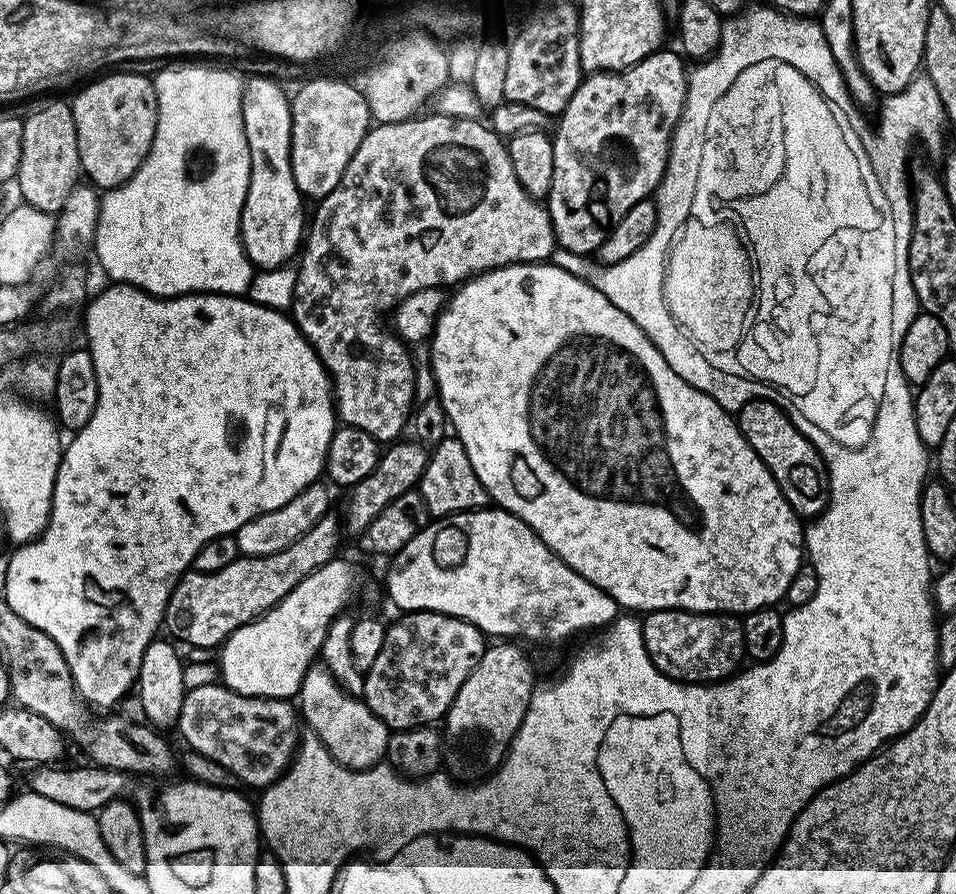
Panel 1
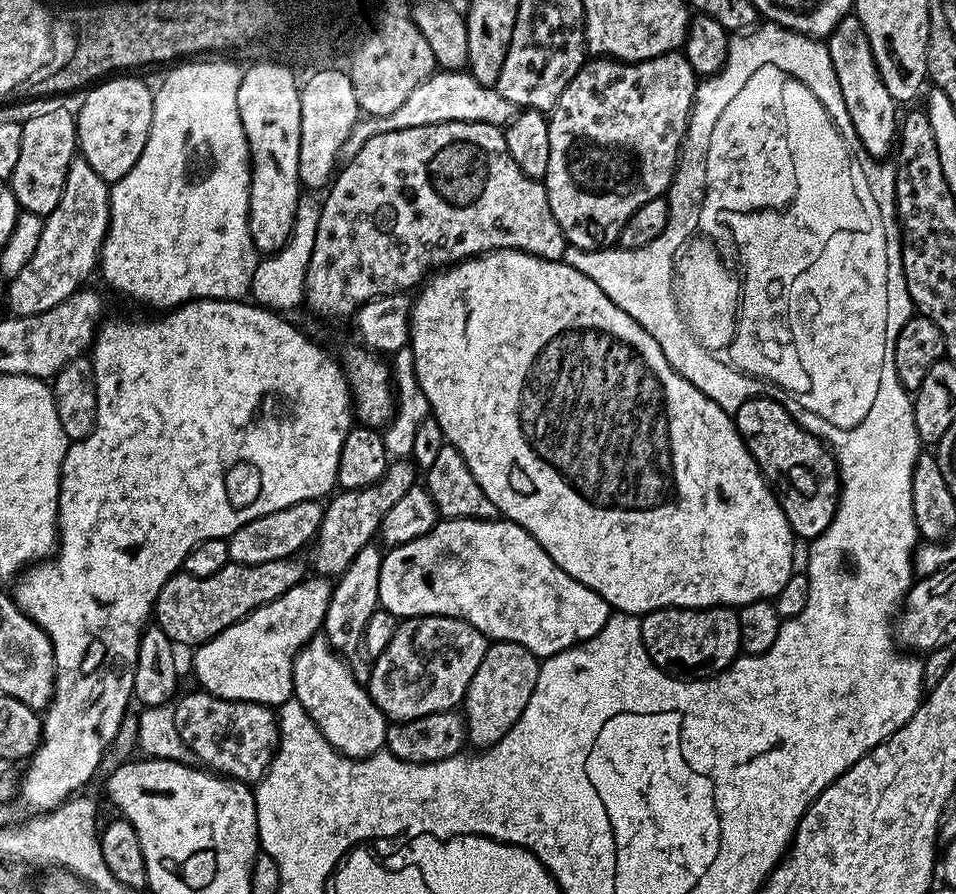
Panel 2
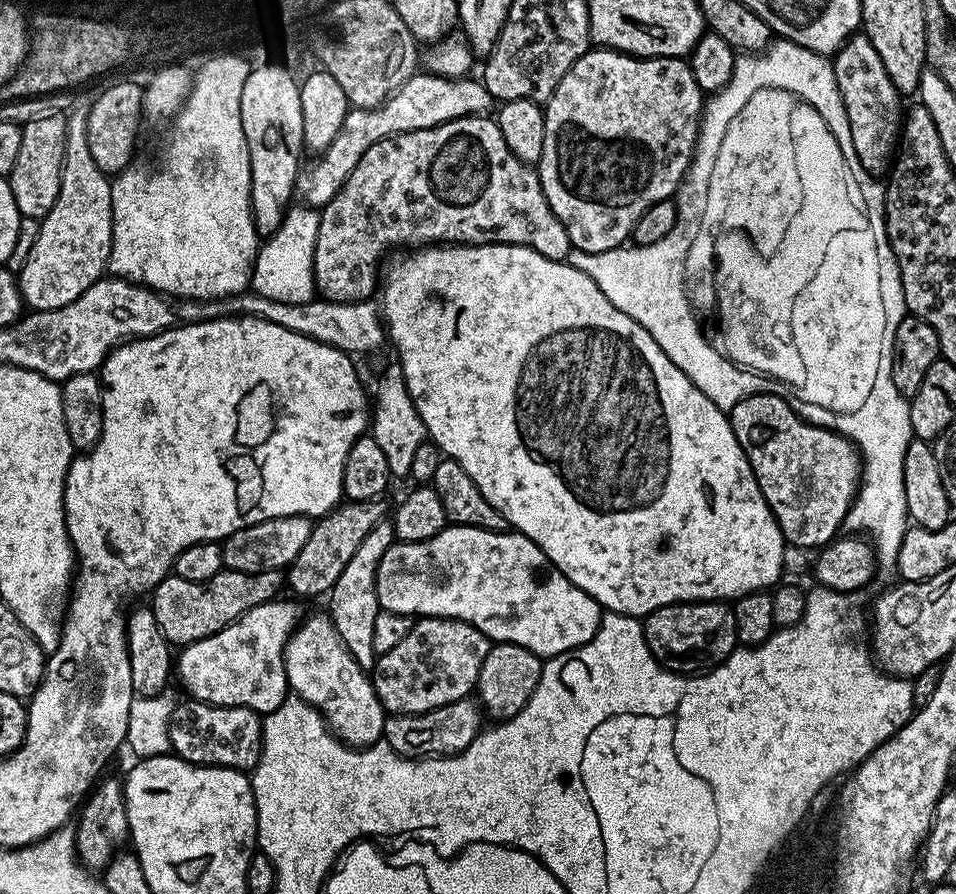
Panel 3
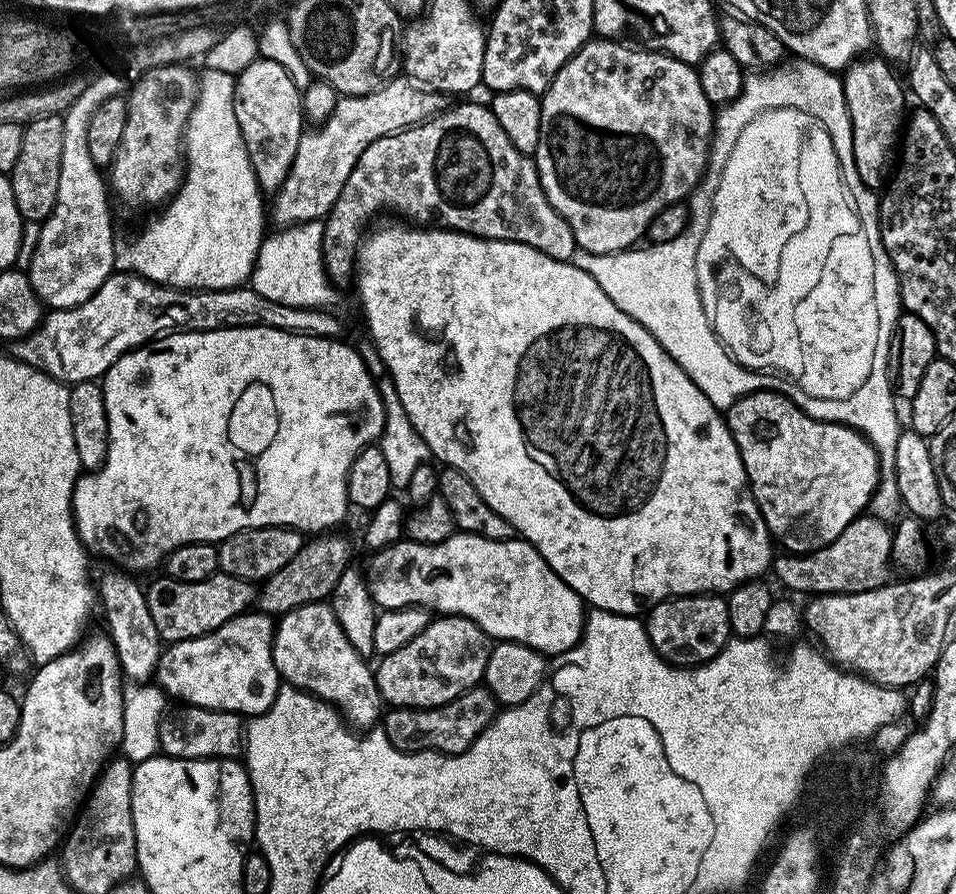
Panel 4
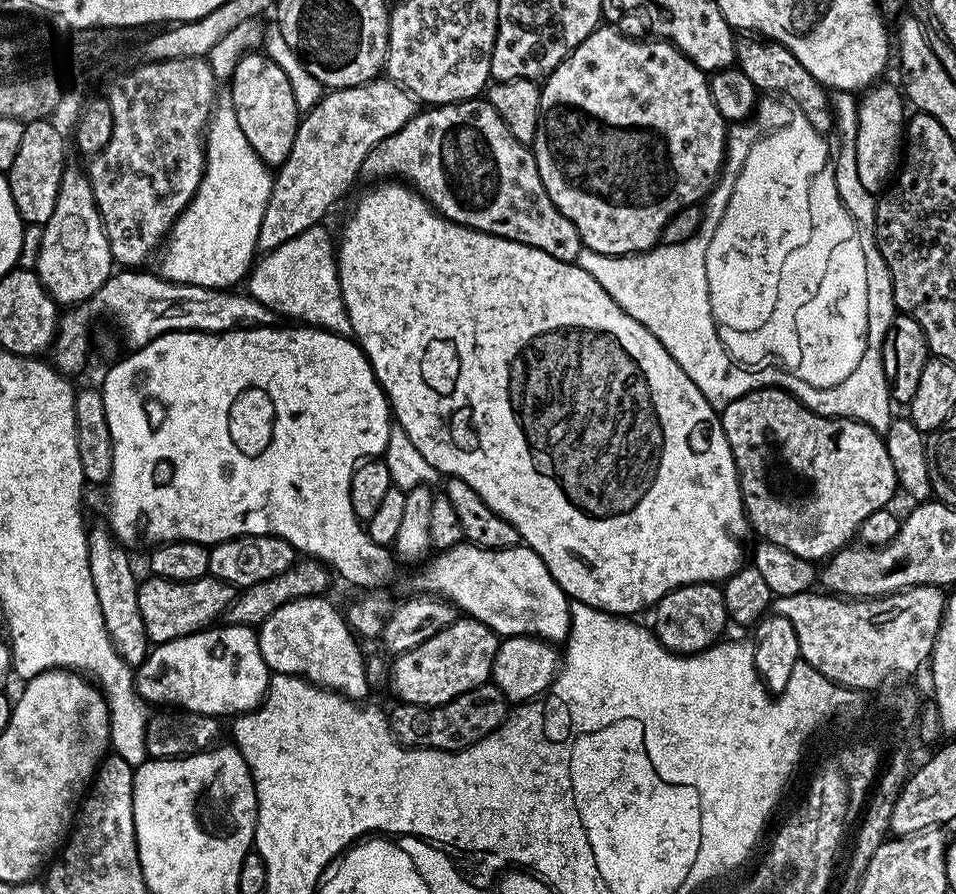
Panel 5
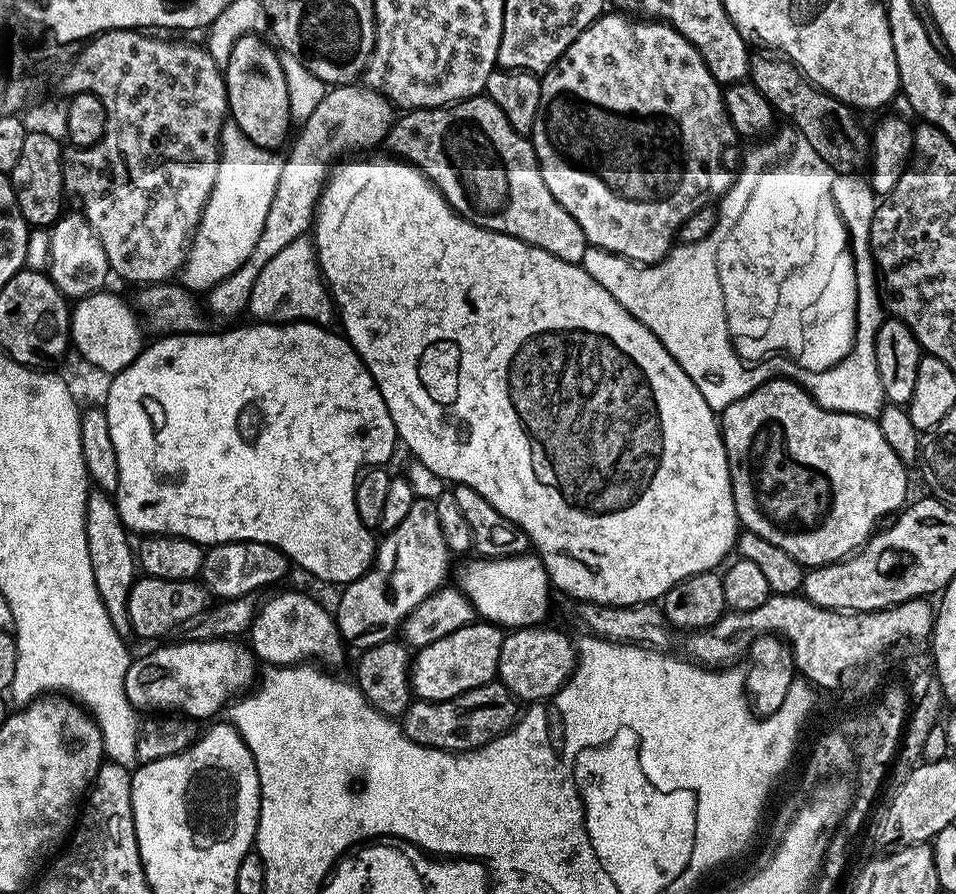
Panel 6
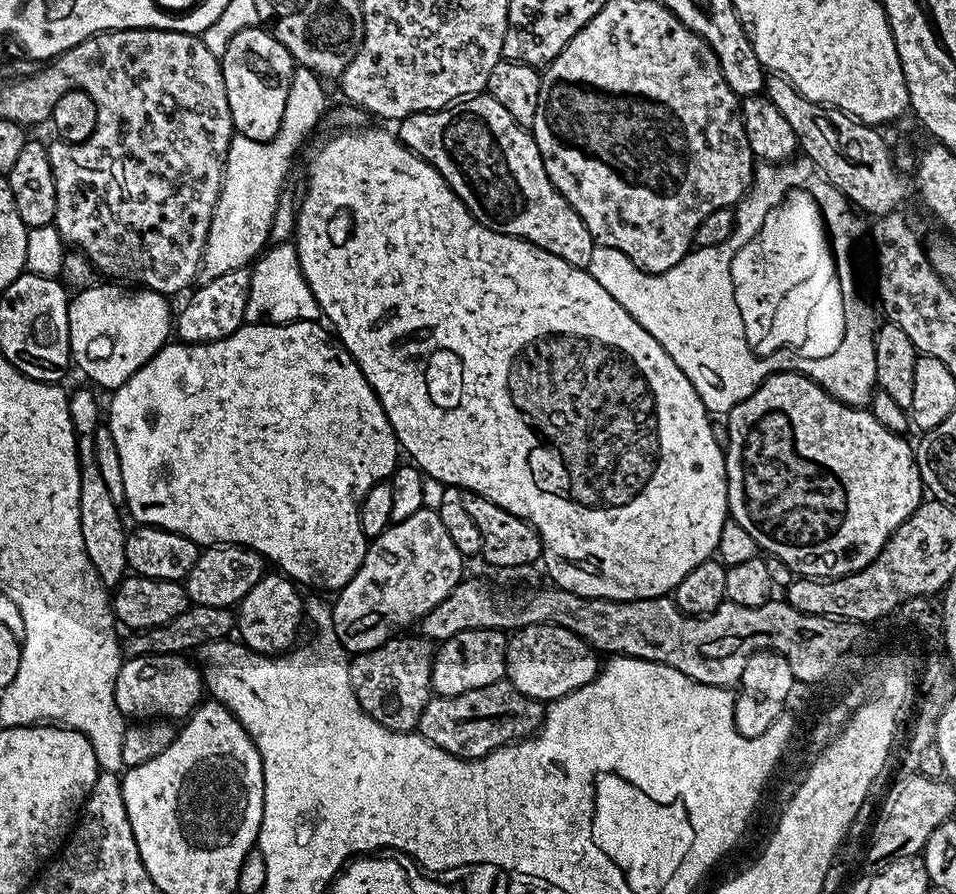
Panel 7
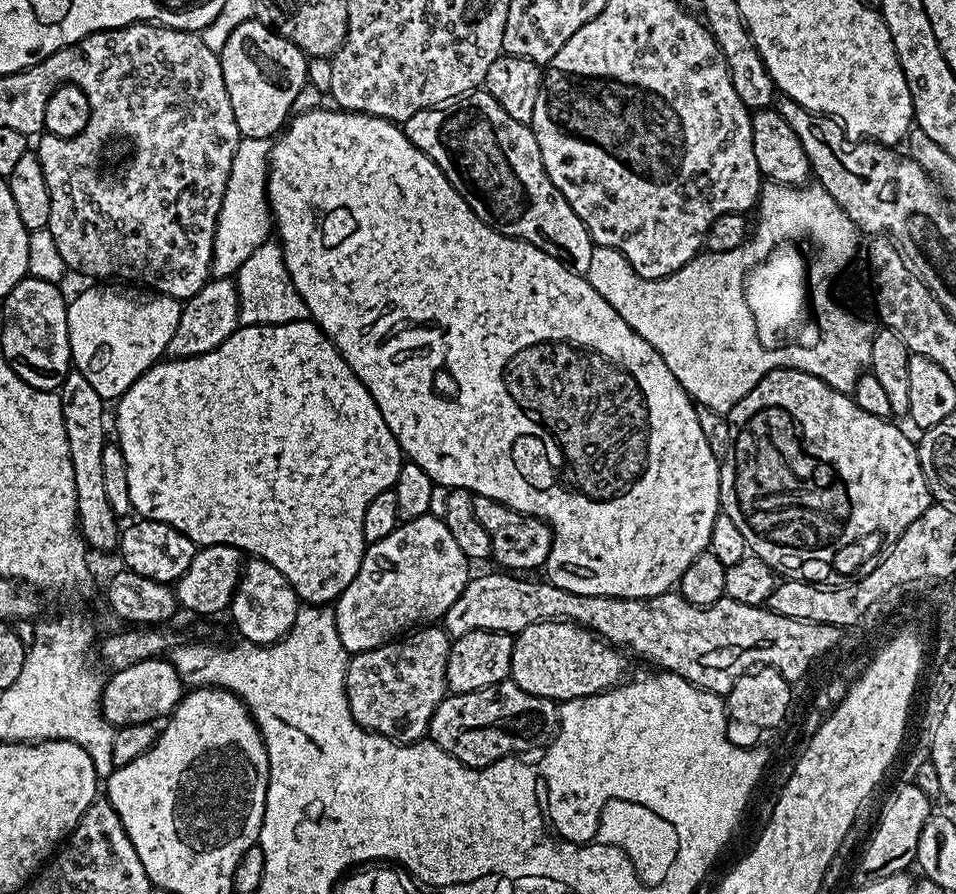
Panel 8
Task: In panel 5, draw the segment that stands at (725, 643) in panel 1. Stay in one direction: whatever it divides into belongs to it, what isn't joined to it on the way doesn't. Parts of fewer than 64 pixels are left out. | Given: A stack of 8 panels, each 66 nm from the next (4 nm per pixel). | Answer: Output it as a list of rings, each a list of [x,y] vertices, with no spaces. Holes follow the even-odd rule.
[[[719,583],[687,584],[672,592],[667,592],[654,606],[655,612],[654,635],[656,639],[669,652],[682,656],[699,654],[713,647],[725,635],[723,634],[724,627],[729,627],[730,624],[726,614],[724,589]]]

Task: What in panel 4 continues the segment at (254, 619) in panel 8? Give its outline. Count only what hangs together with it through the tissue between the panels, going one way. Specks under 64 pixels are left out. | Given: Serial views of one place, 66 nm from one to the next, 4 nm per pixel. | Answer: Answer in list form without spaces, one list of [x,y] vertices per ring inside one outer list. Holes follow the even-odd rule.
[[[331,603],[307,604],[290,610],[275,621],[272,634],[274,666],[291,687],[311,692],[332,705],[345,725],[353,730],[371,730],[382,716],[382,701],[375,671],[369,661],[350,646],[346,630],[338,626]]]

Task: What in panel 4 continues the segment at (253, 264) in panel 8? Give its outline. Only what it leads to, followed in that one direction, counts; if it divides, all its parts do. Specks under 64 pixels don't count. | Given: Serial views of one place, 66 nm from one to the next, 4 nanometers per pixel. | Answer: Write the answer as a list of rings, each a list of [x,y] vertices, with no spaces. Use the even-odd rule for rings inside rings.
[[[311,220],[280,228],[276,233],[265,235],[260,244],[258,258],[252,267],[250,287],[270,302],[282,302],[282,306],[295,308],[323,308],[332,306],[337,289],[328,279],[324,265],[324,220]]]

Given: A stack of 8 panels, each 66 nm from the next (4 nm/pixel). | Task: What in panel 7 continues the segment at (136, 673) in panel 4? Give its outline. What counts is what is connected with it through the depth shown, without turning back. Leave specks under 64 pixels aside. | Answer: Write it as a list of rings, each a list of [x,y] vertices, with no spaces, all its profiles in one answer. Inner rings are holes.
[[[91,387],[88,388],[80,388],[76,393],[73,391],[68,397],[70,422],[76,431],[76,449],[80,455],[78,510],[82,522],[82,542],[86,542],[86,554],[102,583],[106,586],[115,586],[129,571],[126,562],[126,538],[129,529],[124,528],[125,517],[122,515],[121,505],[114,498],[110,498],[110,490],[106,487],[106,482],[98,470],[98,462],[94,458],[96,430],[102,424],[102,404],[100,408],[99,402],[96,401],[97,393]]]

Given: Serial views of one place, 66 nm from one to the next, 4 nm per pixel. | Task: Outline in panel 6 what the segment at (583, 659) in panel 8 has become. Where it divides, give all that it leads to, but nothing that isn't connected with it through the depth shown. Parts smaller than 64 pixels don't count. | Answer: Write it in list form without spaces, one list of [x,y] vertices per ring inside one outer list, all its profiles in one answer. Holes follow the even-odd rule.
[[[533,626],[530,628],[517,628],[509,631],[502,642],[502,654],[498,658],[498,680],[505,684],[512,695],[520,702],[543,702],[557,690],[564,687],[572,671],[576,669],[577,651],[574,647],[573,637],[559,632],[556,628],[549,626]]]

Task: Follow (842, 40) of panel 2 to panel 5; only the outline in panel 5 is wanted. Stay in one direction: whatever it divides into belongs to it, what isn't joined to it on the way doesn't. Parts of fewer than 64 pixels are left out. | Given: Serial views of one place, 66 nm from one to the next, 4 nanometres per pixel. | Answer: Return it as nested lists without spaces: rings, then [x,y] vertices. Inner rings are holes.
[[[879,83],[869,89],[858,102],[858,126],[855,136],[855,162],[862,186],[872,195],[887,191],[900,166],[901,148],[906,140],[907,111],[903,93],[890,84]]]

